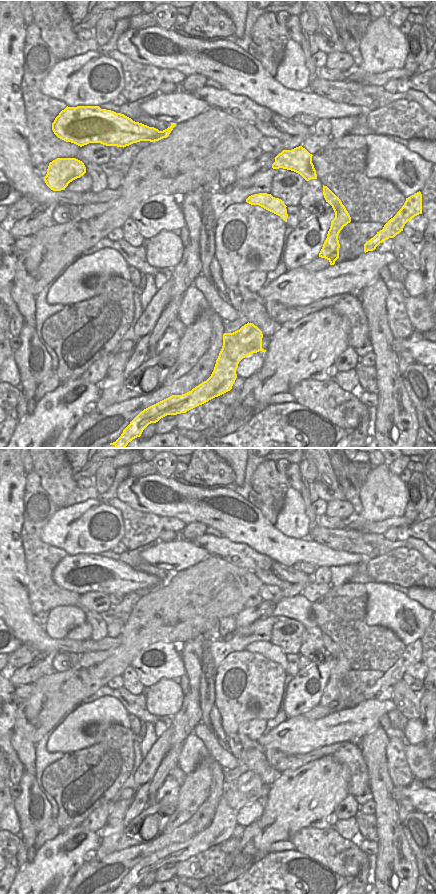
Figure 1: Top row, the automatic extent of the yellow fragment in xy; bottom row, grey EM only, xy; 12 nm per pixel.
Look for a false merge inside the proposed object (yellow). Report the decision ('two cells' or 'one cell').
two cells

